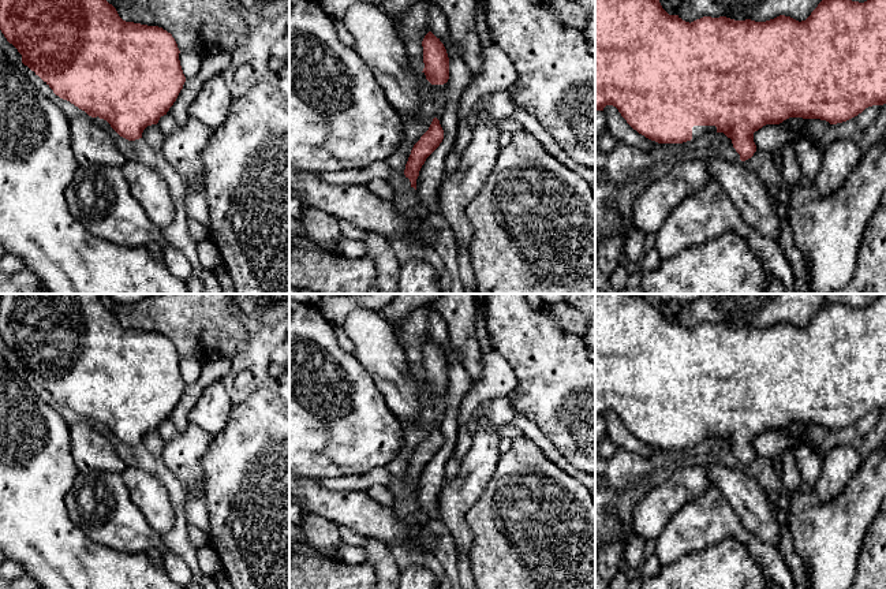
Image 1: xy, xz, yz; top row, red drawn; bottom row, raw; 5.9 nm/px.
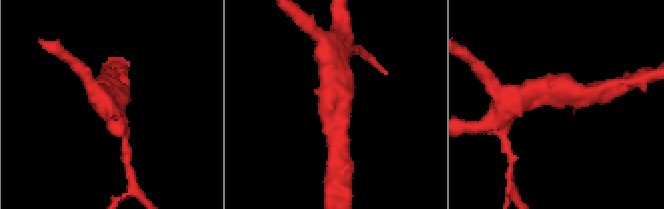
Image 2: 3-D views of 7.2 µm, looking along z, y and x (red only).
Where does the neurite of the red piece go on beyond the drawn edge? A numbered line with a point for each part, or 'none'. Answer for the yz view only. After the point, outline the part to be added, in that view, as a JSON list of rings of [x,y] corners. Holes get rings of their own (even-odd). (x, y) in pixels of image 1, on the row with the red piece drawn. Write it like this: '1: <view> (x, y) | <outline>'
1: yz (698, 131) | [[[694,126],[692,127],[692,139],[696,139],[710,133],[717,133],[717,127],[715,126]]]

